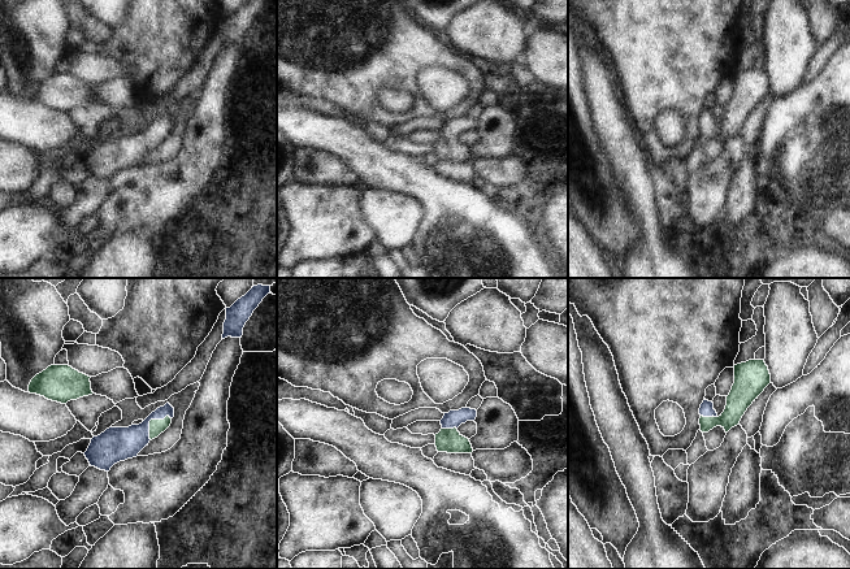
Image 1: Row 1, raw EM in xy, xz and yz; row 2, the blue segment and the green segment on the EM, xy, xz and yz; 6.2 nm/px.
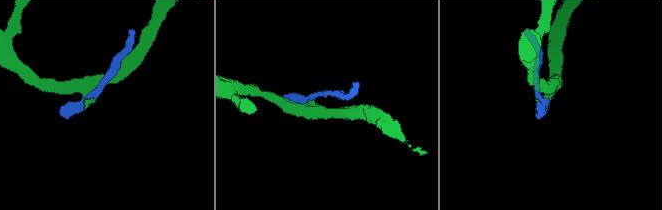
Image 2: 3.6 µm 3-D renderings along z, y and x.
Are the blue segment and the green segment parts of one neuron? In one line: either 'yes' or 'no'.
yes

